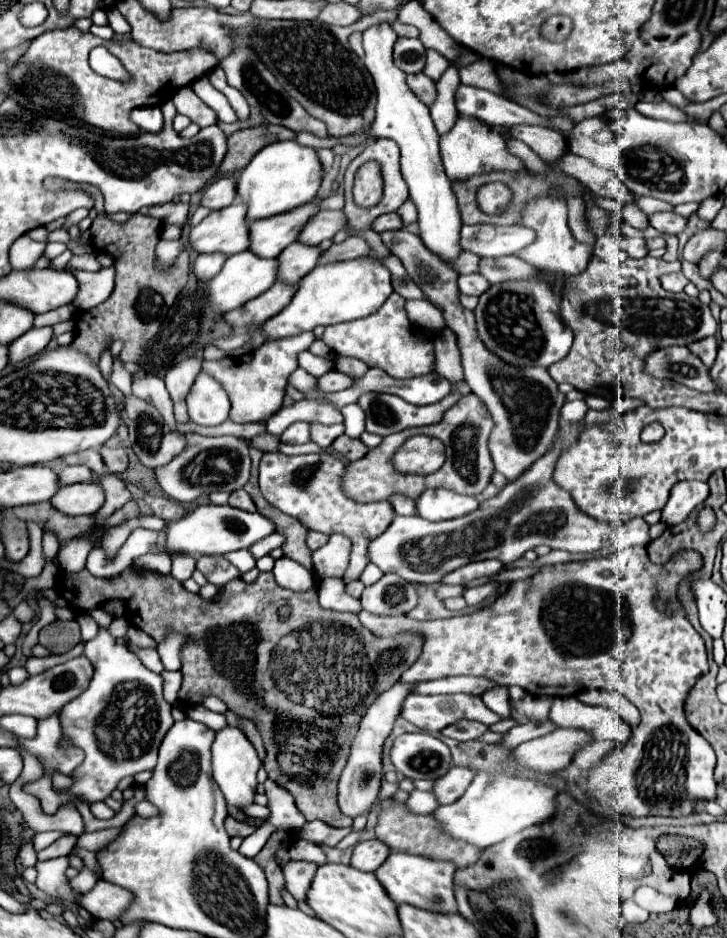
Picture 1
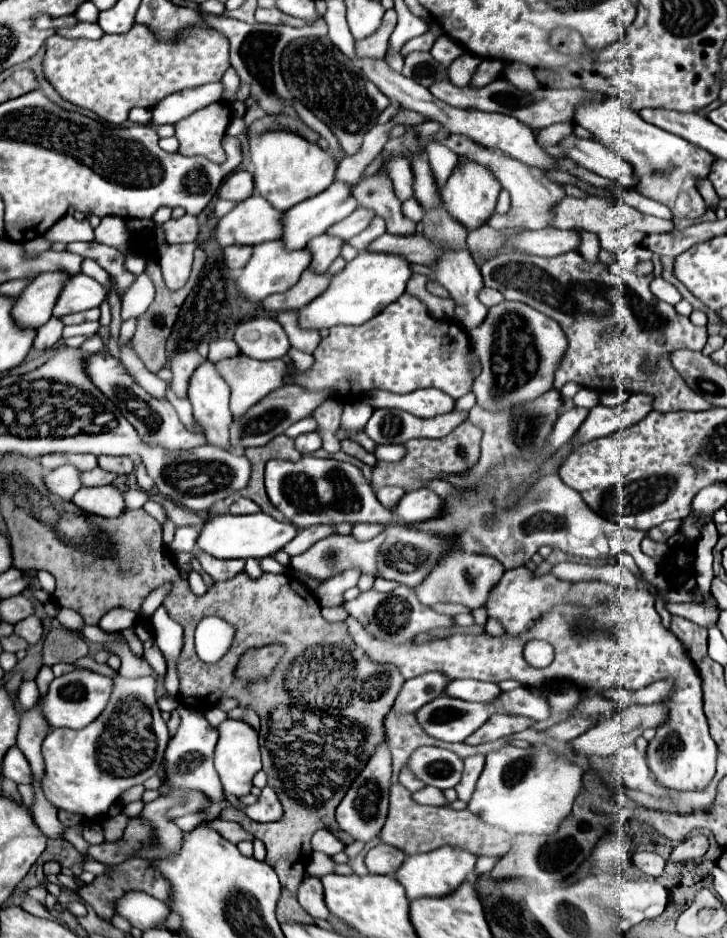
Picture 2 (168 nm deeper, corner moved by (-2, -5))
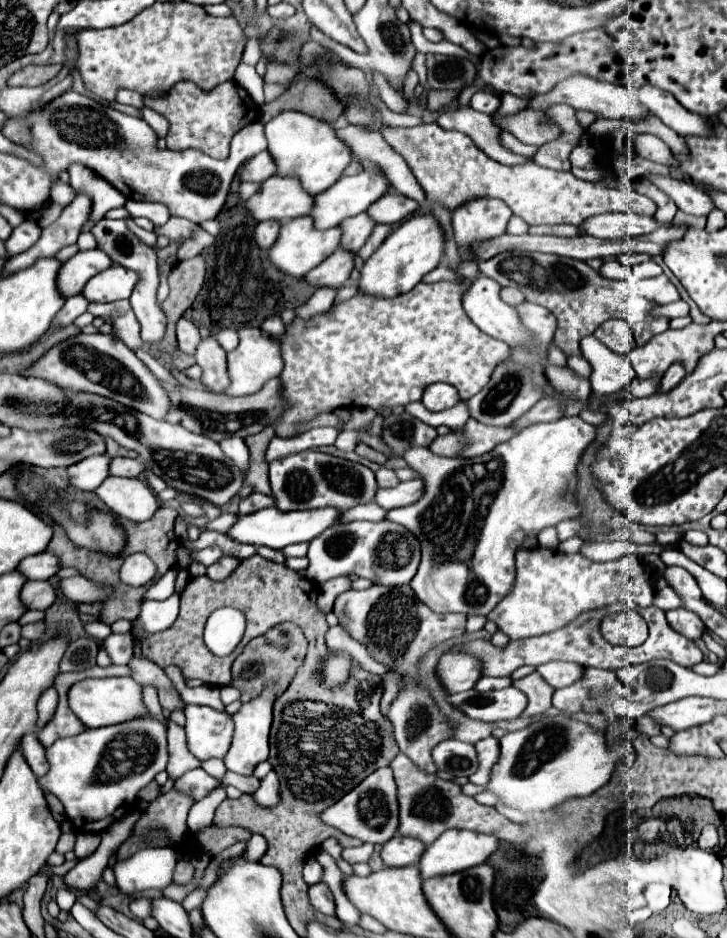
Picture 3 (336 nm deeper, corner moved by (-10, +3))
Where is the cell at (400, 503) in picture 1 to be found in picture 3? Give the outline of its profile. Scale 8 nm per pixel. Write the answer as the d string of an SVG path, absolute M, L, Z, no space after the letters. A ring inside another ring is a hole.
M380 467L376 471L376 483L378 487L394 487L398 483L398 477L392 469L386 469L386 467Z

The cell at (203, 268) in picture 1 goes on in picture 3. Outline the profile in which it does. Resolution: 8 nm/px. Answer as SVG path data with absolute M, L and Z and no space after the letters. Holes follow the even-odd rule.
M262 221L258 223L256 227L256 233L254 233L254 241L262 247L262 249L270 249L274 245L274 241L278 239L278 233L280 233L280 221Z

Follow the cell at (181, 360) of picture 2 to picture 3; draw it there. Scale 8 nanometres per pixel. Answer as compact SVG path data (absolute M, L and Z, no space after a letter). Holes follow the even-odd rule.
M182 317L182 319L178 321L178 325L176 325L176 335L178 335L178 347L180 347L184 353L192 355L192 353L196 351L196 345L200 343L198 327L196 327L192 321L188 321L188 319Z

